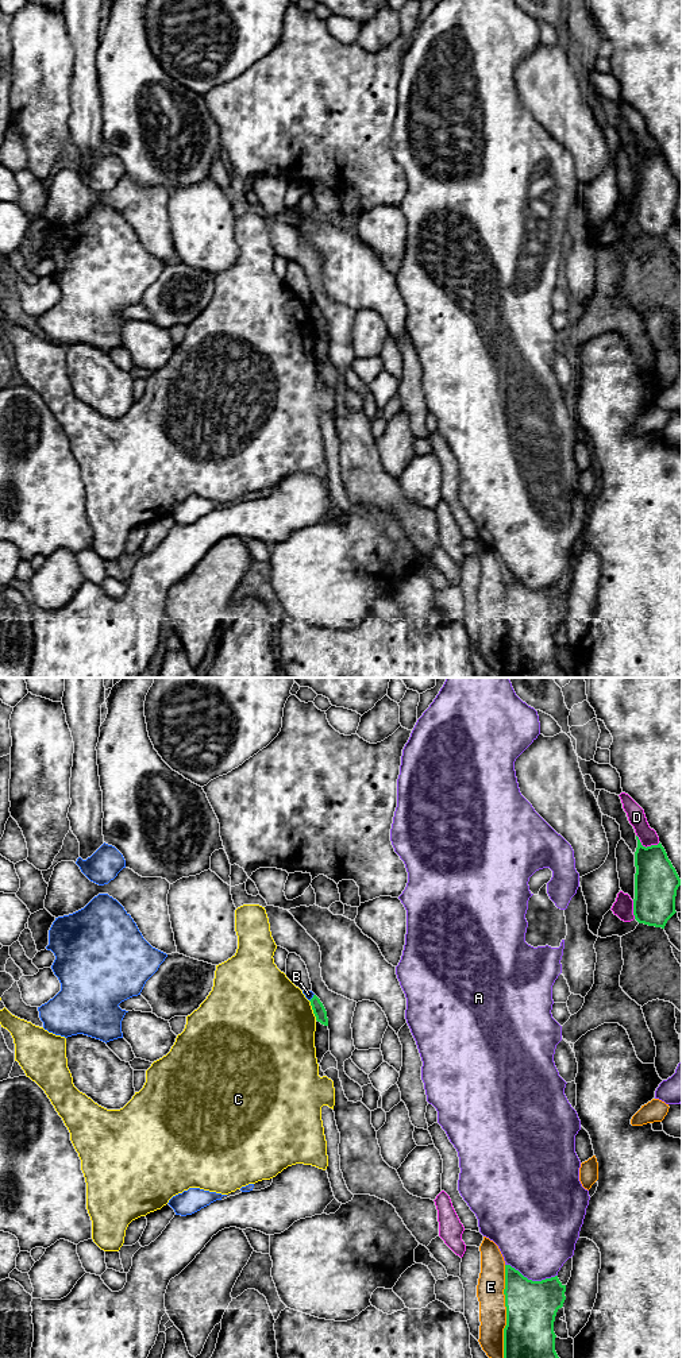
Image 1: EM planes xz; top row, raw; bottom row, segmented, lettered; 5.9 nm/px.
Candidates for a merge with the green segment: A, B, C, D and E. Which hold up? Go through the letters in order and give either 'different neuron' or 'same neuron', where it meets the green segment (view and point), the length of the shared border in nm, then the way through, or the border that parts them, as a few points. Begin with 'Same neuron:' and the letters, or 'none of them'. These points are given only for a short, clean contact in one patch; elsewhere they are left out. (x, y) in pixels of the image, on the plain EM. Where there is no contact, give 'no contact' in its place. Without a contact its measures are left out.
Same neuron: none of them
A: different neuron; meets green in xz at (531, 589); contact 320 nm long
B: different neuron; meets green in xz at (312, 307); contact 50 nm long
C: different neuron; meets green in xz at (312, 317); contact 130 nm long
D: different neuron; meets green in xz at (644, 155); contact 150 nm long
E: different neuron; meets green in xz at (507, 622); contact 600 nm long

